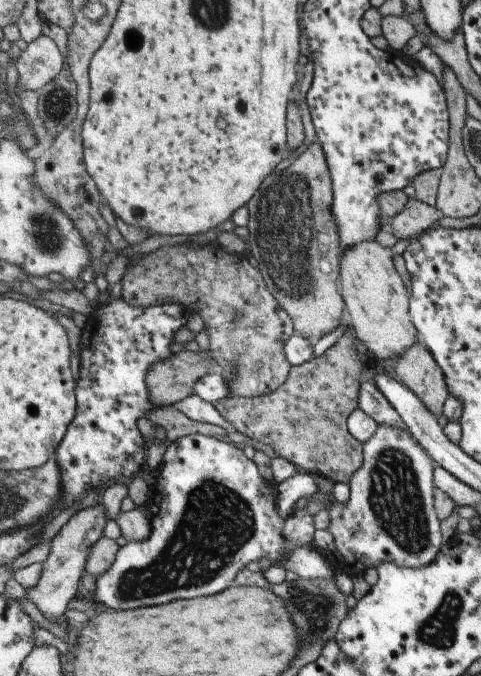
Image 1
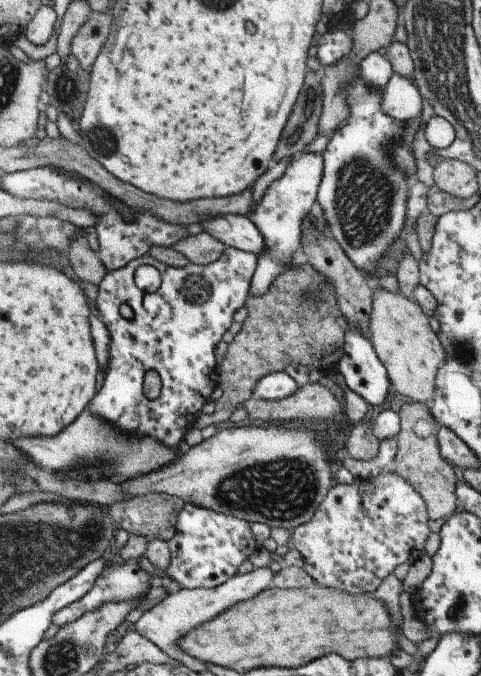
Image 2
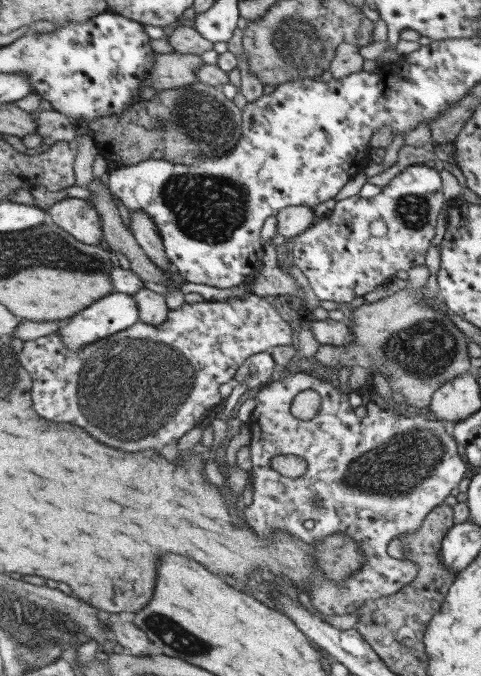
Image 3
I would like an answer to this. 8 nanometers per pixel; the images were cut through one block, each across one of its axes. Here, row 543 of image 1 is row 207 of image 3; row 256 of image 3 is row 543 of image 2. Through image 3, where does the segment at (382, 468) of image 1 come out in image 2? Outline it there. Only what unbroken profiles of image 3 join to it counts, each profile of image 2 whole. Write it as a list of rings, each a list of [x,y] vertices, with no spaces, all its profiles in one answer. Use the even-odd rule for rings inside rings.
[[[396,473],[379,474],[371,479],[358,479],[349,485],[337,483],[320,503],[314,516],[290,534],[290,547],[300,552],[303,567],[320,586],[352,594],[372,593],[382,580],[401,564],[412,565],[426,555],[424,543],[430,534],[429,516],[424,499]]]

